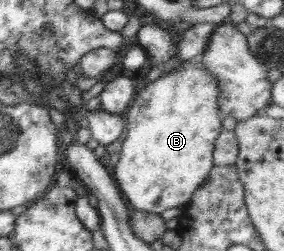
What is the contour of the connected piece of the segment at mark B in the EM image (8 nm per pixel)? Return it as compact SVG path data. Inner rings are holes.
M202 60L194 63L184 61L176 69L164 72L138 94L126 111L128 134L120 152L120 160L114 168L114 179L124 198L135 211L148 211L161 215L167 208L184 206L194 191L207 179L214 168L213 153L216 138L223 132L219 99L221 86L216 75L212 75Z

